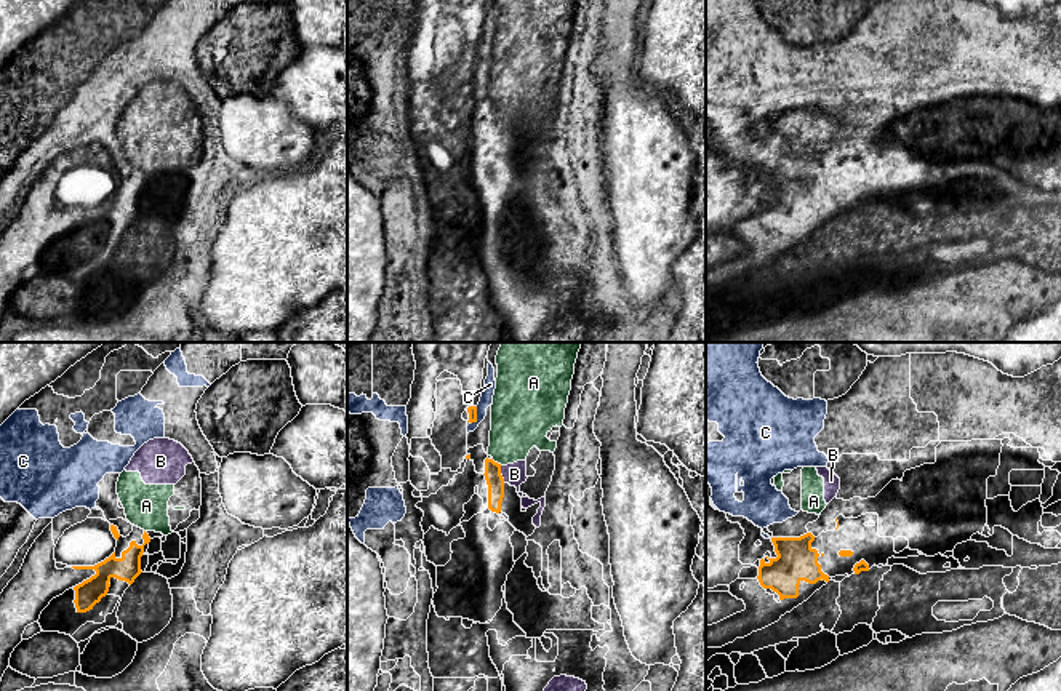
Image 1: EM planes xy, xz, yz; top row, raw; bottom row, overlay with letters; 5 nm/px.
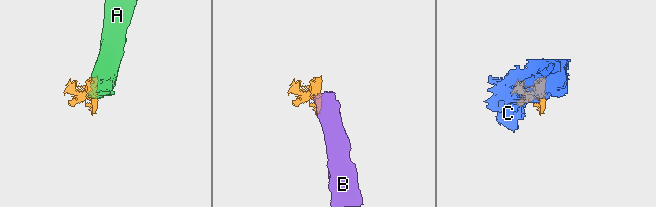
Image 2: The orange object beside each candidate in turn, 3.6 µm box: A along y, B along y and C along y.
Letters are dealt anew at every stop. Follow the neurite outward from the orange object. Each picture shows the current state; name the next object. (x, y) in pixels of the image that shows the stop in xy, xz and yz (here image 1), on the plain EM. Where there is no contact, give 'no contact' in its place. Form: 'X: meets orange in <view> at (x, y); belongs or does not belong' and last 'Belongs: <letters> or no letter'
A: meets orange in xz at (496, 104); does not belong
B: meets orange in xz at (500, 115); does not belong
C: meets orange in xz at (476, 58); does not belong
Belongs: no letter

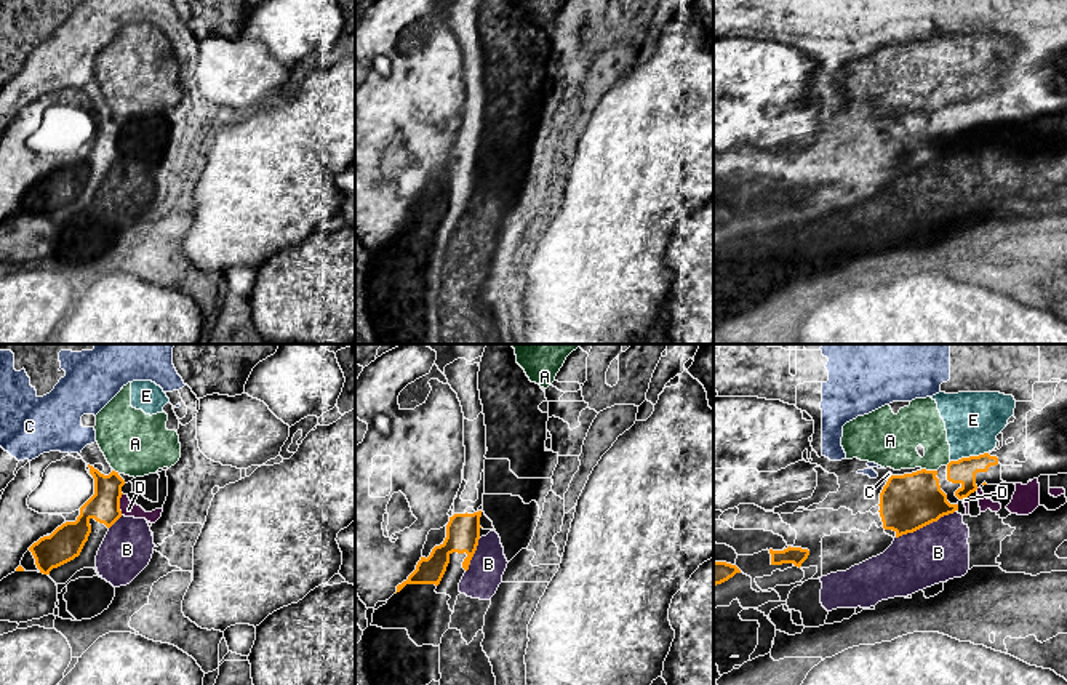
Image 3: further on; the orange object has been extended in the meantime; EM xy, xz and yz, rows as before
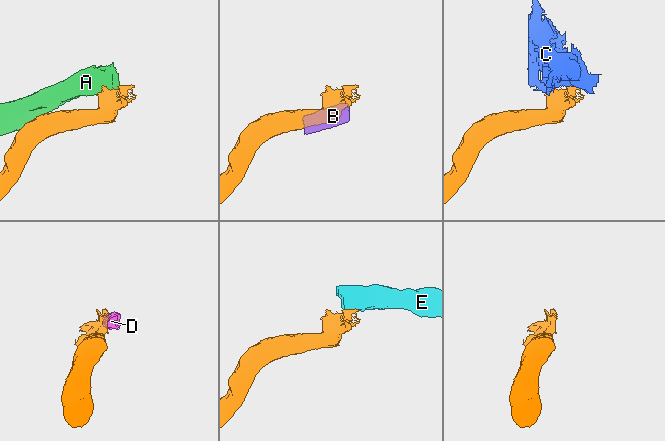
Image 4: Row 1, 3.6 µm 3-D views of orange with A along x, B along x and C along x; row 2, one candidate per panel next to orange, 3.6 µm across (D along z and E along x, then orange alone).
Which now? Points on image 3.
A: meets orange in yz at (930, 112); does not belong
B: meets orange in yz at (925, 167); does not belong
C: meets orange in yz at (890, 119); does not belong
D: meets orange in xy at (119, 146); does not belong
E: meets orange in yz at (970, 98); does not belong
Belongs: no letter

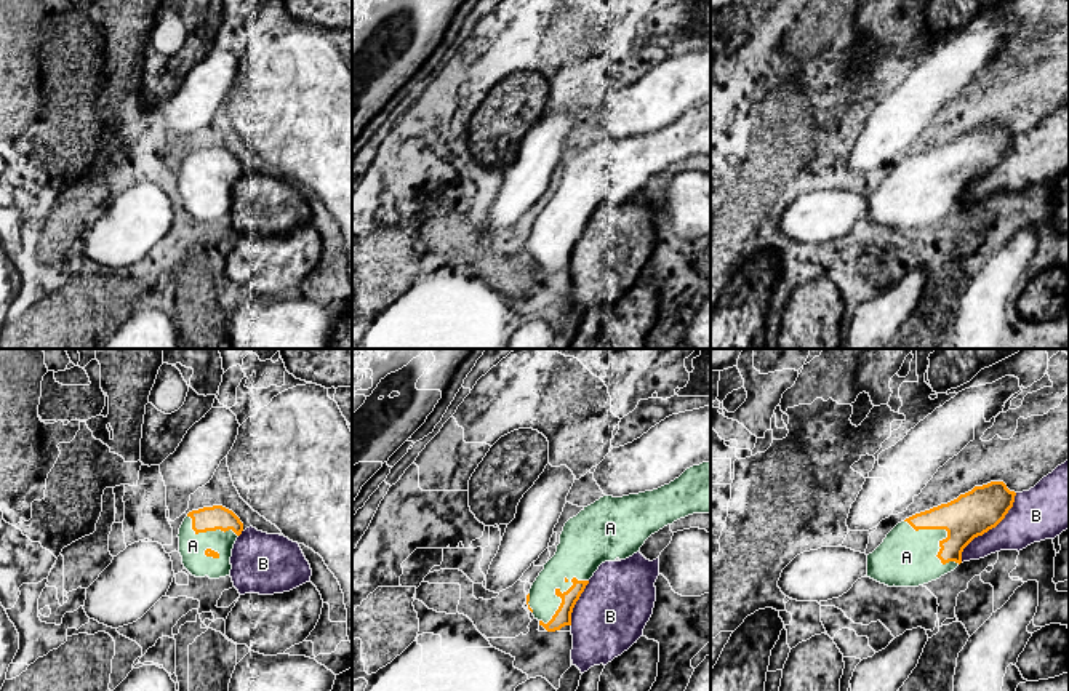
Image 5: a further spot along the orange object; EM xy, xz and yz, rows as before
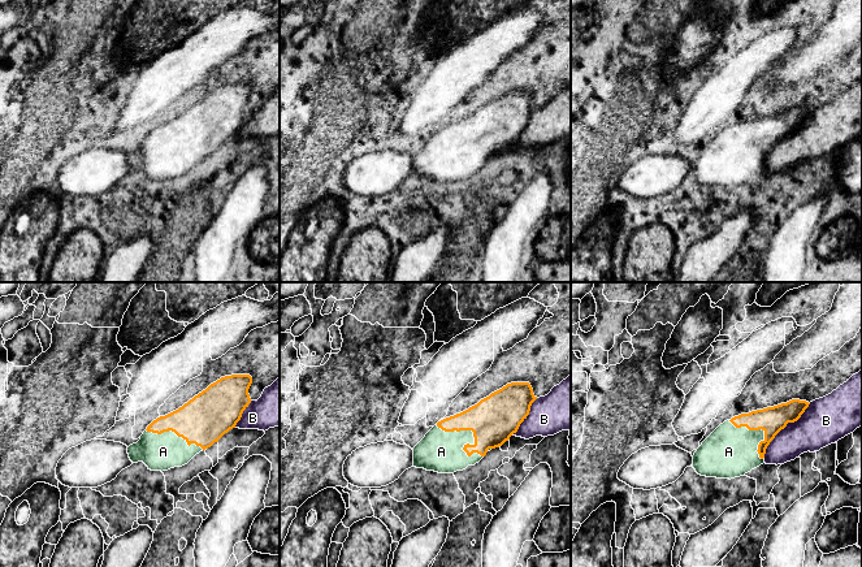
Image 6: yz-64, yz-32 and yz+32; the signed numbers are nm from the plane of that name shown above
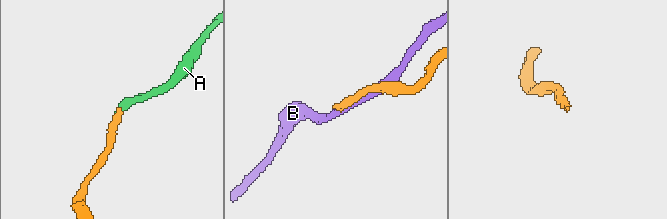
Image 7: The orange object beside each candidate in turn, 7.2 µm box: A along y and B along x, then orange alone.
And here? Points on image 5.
A: meets orange in xz at (556, 234); belongs
B: meets orange in yz at (989, 170); does not belong
Belongs: A

